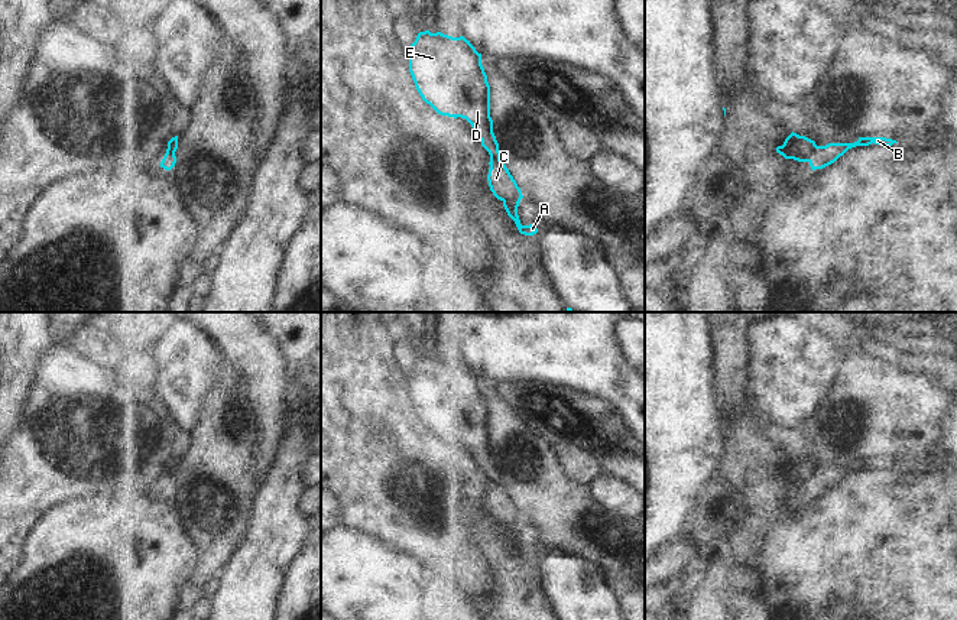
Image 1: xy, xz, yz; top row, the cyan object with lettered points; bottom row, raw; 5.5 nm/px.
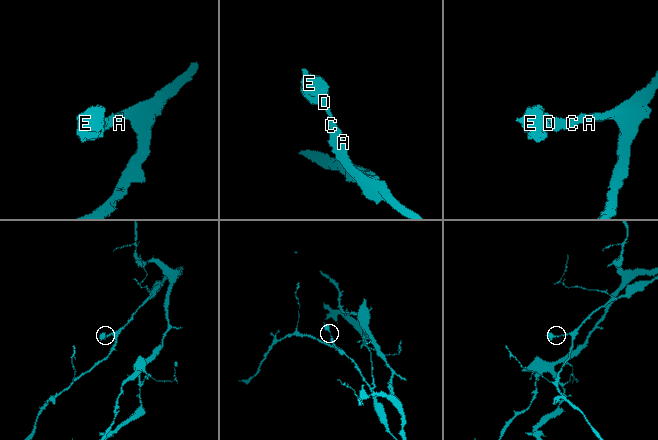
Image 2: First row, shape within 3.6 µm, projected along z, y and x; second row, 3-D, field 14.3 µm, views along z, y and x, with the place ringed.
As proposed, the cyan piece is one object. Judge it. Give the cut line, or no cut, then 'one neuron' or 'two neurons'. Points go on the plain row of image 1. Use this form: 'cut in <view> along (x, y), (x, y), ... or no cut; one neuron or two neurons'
cut in yz along (816, 468), (808, 484); two neurons

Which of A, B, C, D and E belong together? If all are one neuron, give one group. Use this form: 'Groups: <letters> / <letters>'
Groups: A B C / D E.

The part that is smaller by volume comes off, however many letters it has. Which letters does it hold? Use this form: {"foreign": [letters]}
{"foreign": ["D", "E"]}

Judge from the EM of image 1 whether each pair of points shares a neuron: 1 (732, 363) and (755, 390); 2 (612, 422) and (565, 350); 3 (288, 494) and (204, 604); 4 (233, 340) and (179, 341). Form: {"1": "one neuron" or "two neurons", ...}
{"1": "two neurons", "2": "two neurons", "3": "two neurons", "4": "two neurons"}

